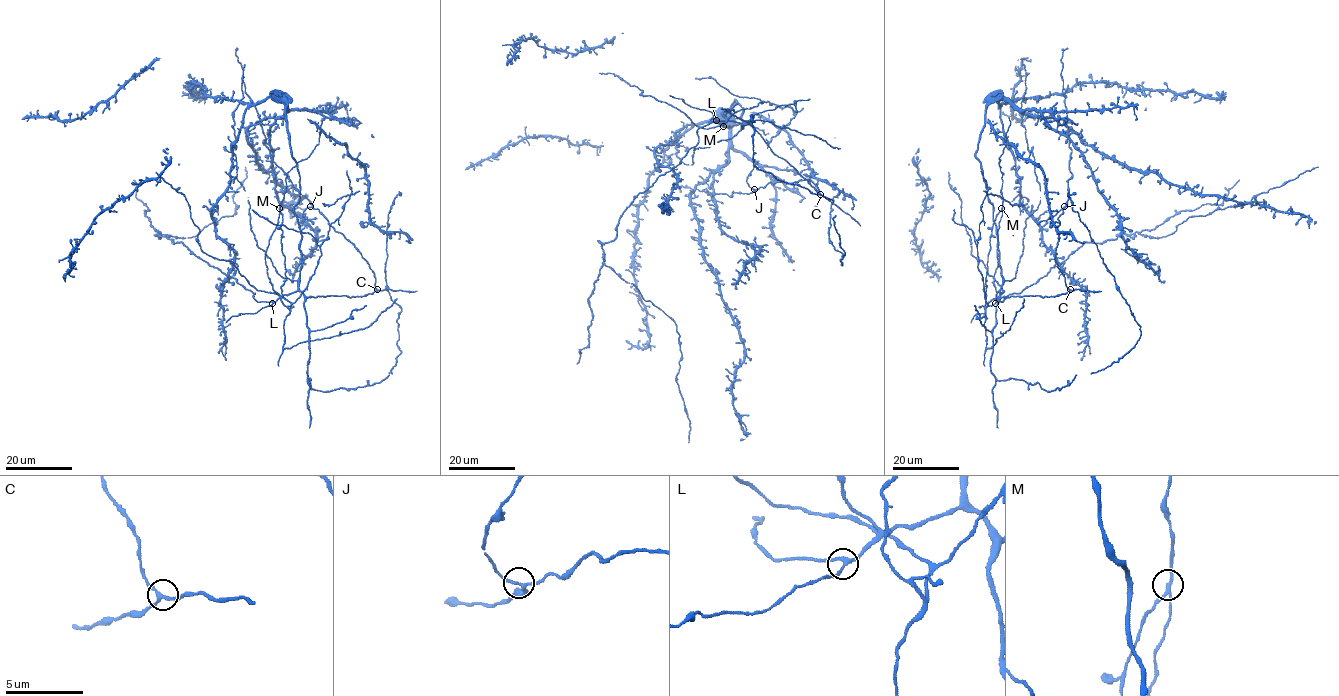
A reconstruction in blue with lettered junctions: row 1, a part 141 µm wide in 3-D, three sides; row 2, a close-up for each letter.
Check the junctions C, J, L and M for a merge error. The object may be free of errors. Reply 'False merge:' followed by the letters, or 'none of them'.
False merge: M

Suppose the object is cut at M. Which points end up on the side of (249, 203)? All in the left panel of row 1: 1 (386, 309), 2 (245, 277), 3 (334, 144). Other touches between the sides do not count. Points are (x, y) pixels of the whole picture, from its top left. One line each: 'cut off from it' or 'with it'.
1: cut off from it
2: cut off from it
3: with it

